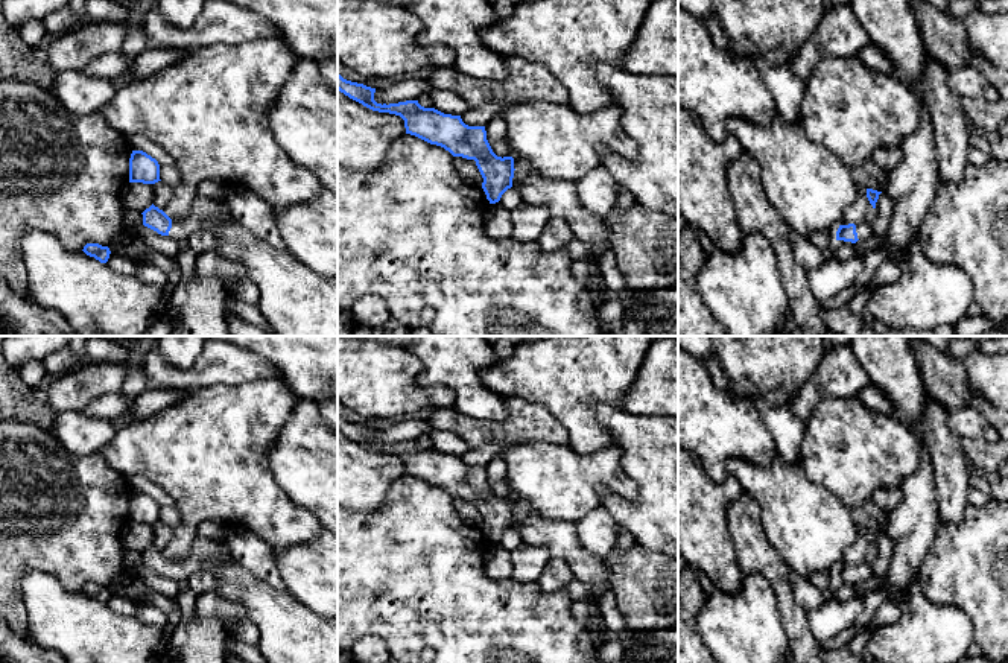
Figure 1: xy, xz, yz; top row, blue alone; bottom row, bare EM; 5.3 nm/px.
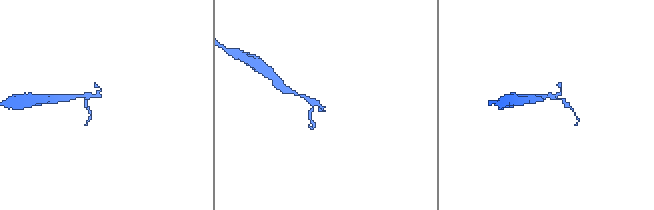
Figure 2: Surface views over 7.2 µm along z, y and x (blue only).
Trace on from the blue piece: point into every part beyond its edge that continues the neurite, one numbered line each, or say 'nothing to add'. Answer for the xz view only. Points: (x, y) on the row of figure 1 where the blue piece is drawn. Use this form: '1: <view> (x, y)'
1: xz (560, 196)

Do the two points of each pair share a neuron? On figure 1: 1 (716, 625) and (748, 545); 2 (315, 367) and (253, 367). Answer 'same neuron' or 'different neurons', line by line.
1: different neurons
2: different neurons

